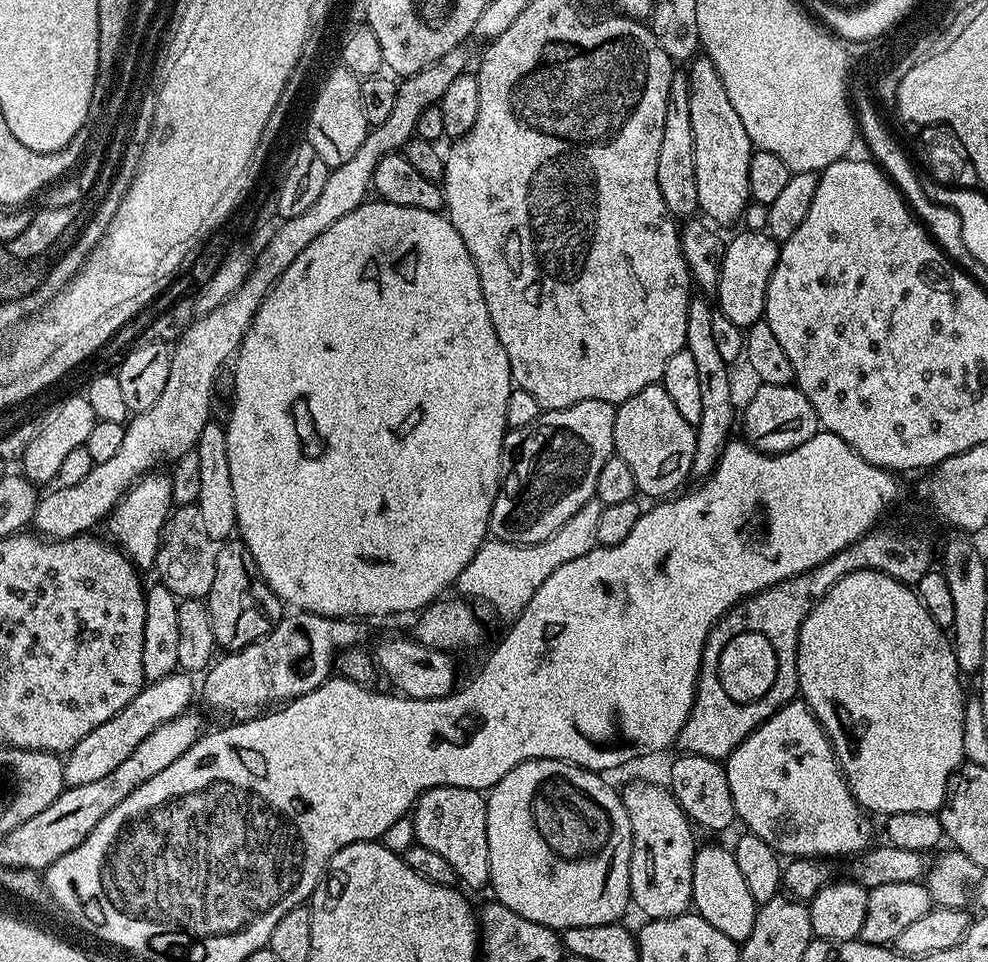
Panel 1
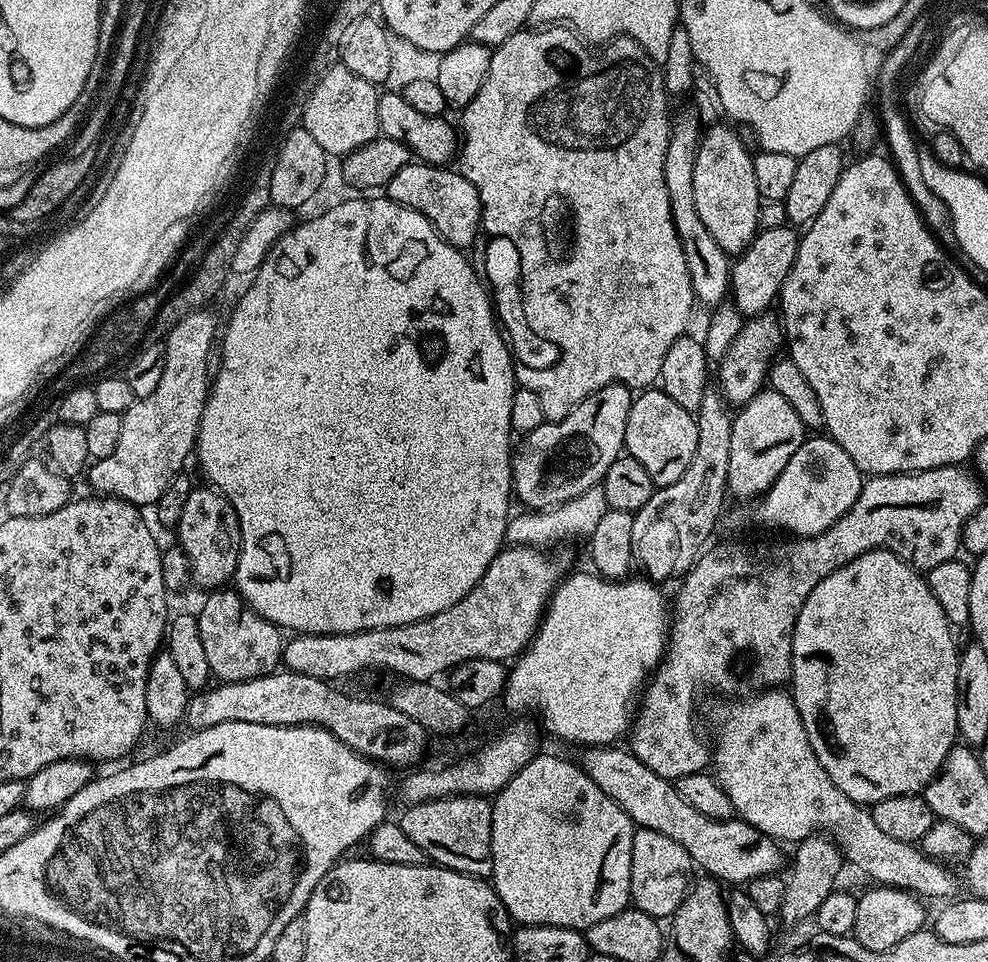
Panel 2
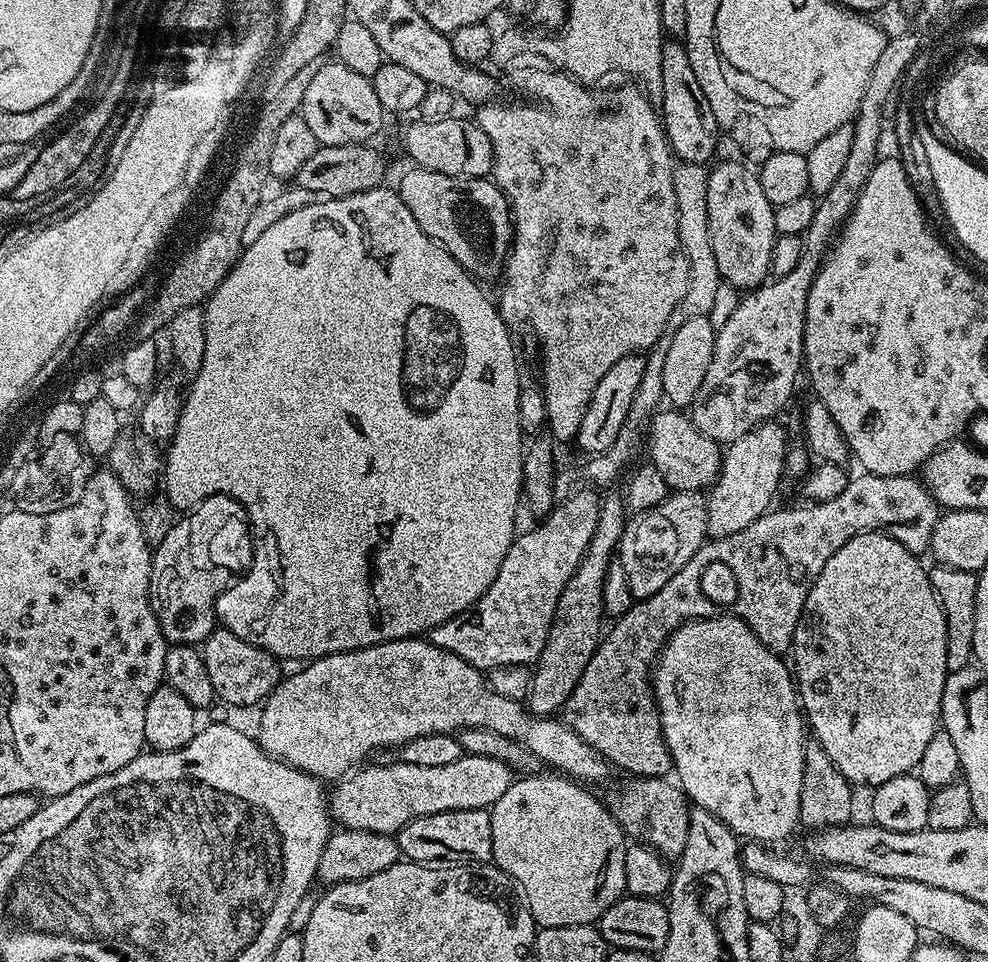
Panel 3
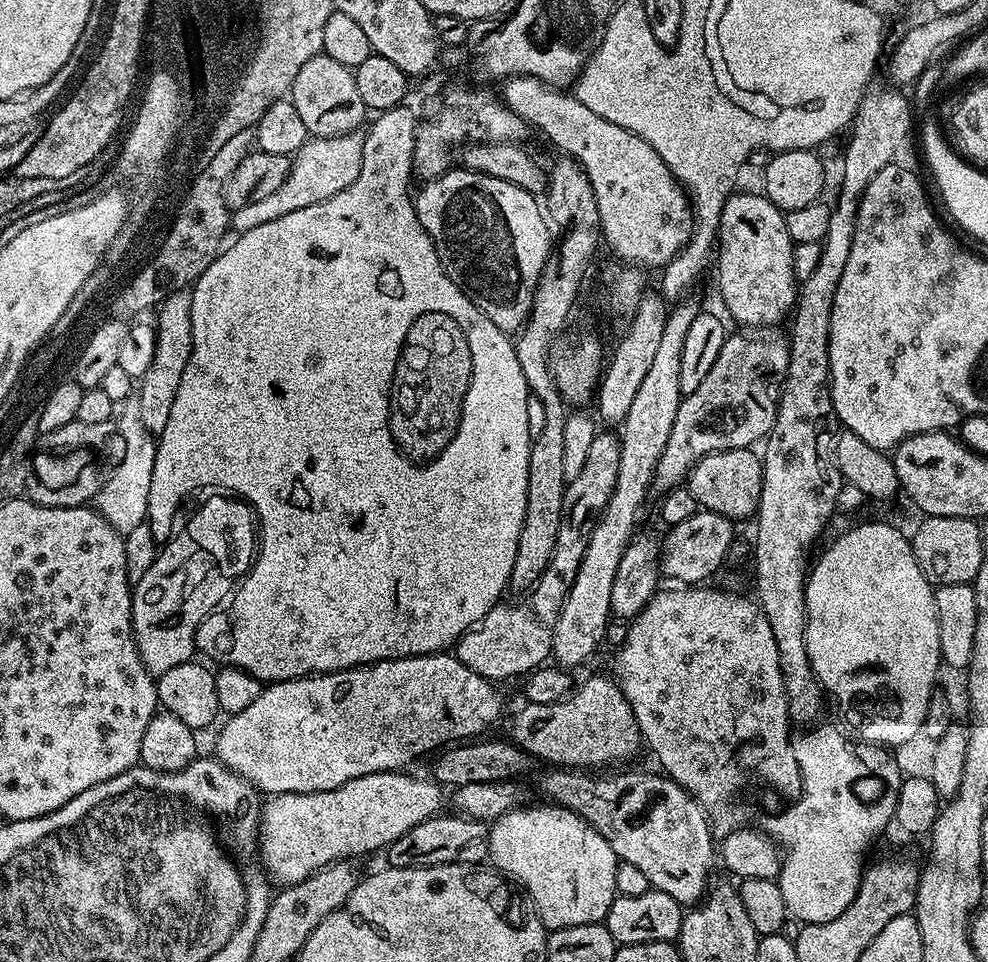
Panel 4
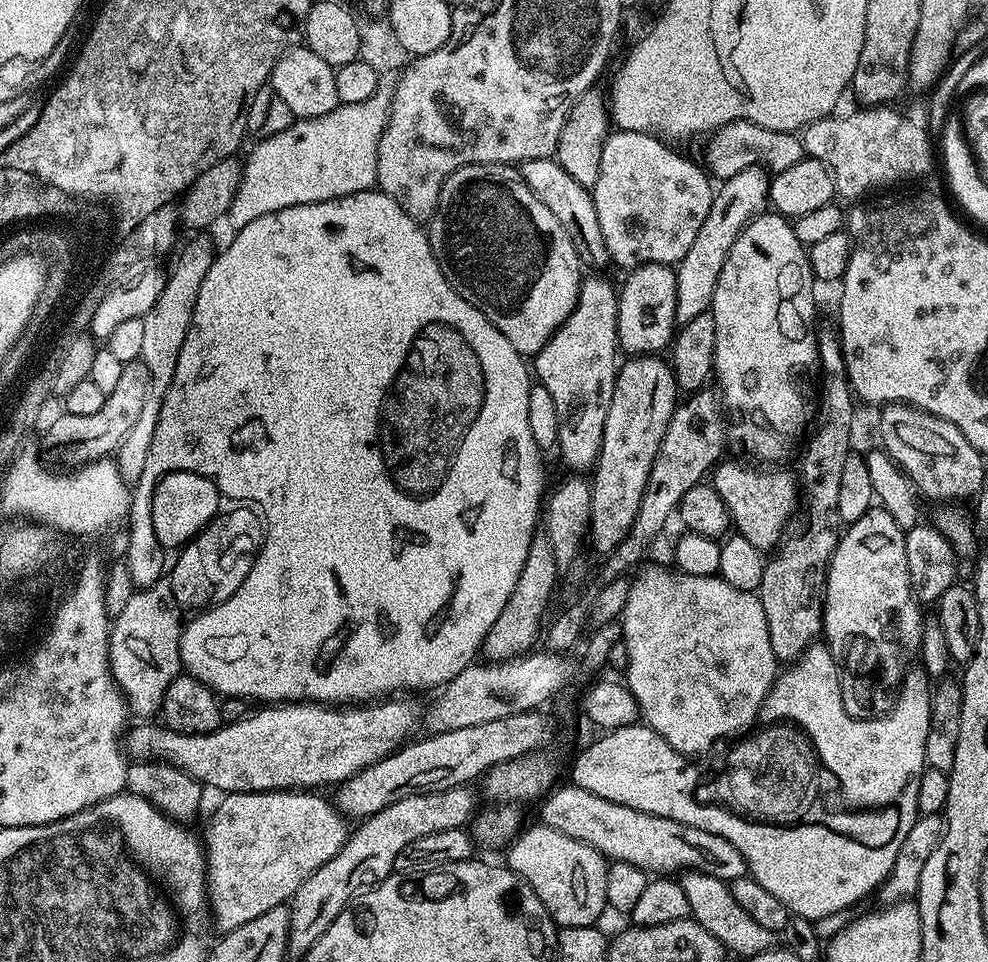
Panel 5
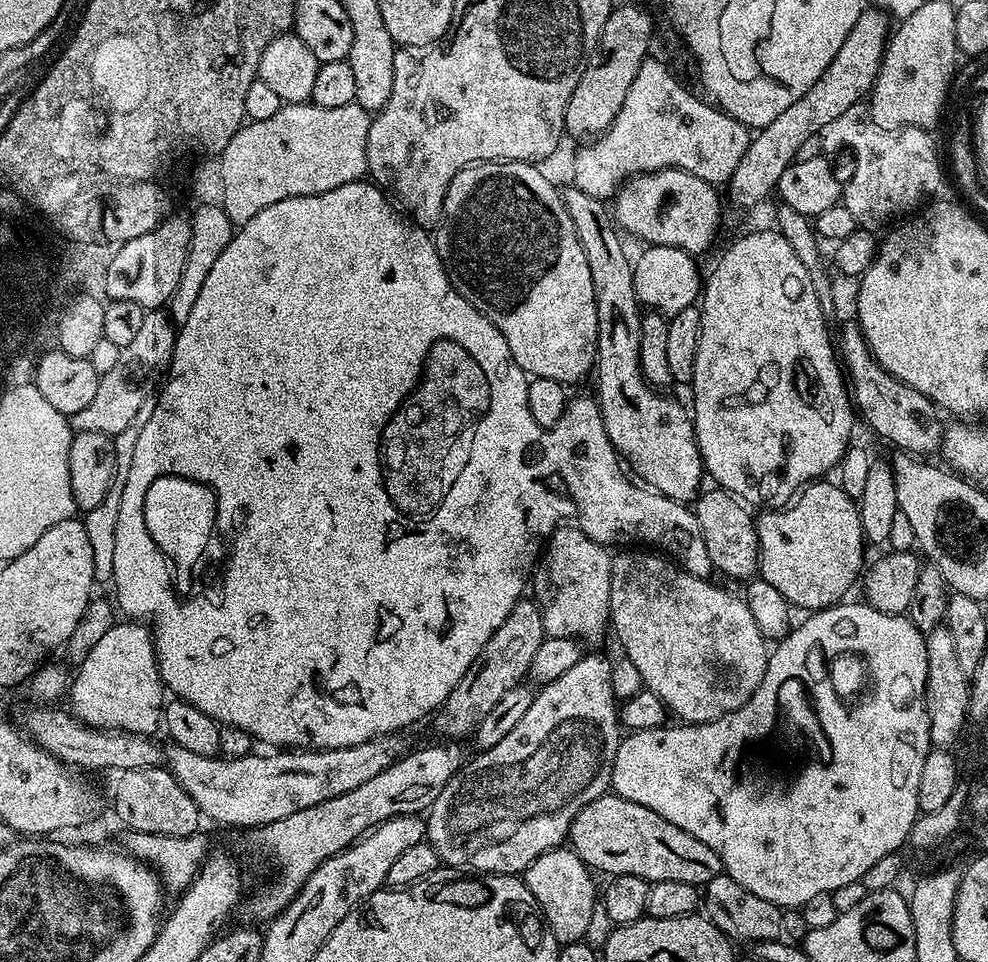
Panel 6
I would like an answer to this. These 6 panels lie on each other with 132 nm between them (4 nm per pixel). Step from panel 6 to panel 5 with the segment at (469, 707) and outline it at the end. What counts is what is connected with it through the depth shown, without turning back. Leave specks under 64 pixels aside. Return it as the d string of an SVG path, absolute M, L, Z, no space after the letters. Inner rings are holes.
M533 536L530 550L526 554L526 566L522 566L522 574L518 574L518 586L514 586L514 594L510 594L502 614L498 614L494 626L490 626L490 634L486 634L484 639L482 652L489 661L499 662L527 656L537 647L536 639L541 639L546 624L544 615L548 612L548 603L552 600L559 572L562 572L562 568L556 563L556 555L547 536Z

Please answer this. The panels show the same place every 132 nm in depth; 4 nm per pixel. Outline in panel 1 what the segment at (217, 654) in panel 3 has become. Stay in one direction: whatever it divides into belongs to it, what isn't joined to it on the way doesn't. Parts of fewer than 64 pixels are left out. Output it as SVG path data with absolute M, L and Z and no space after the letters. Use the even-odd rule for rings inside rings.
M229 538L216 548L214 582L206 597L210 626L214 630L216 647L220 650L235 650L253 644L267 634L270 622L285 615L285 605L270 590L265 580L260 579L254 558L244 541Z

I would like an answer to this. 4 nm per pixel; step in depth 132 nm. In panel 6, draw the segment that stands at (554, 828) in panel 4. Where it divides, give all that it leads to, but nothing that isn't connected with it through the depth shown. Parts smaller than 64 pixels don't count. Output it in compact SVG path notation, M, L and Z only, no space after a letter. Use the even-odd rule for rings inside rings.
M571 847L549 848L522 873L522 879L530 894L534 894L540 907L540 915L548 923L548 929L560 945L584 940L586 930L590 930L590 918L594 918L594 910L598 907L598 884L596 888L595 882L592 881L592 869L586 867L582 858L578 858L578 854L572 851Z

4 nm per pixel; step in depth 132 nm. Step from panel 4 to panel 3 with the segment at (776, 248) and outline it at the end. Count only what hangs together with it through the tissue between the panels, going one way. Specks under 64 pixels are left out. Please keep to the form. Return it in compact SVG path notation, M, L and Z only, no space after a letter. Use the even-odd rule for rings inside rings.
M724 160L708 173L706 201L710 242L713 243L721 281L732 284L737 290L751 290L769 279L778 233L774 226L774 206L766 194L762 194L759 175L747 163L736 160Z

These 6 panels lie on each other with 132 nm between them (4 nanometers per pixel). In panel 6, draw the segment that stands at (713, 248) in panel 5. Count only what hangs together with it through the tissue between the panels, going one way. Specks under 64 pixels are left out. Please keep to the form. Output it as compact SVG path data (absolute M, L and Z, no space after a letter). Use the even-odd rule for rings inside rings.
M865 7L860 13L858 22L846 34L842 50L834 54L834 62L826 66L822 78L802 94L798 102L786 106L765 128L759 129L749 139L744 157L738 162L732 179L726 185L728 196L740 208L752 208L760 204L768 195L773 195L776 183L802 150L802 142L820 134L824 127L830 126L836 118L841 117L850 106L861 103L871 93L876 76L880 73L880 64L884 60L884 49L890 39L889 17L878 8Z

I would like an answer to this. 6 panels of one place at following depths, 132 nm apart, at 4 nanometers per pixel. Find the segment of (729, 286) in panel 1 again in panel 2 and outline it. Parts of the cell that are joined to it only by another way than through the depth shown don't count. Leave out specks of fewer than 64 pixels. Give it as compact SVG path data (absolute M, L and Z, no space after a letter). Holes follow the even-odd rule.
M788 224L760 228L747 250L735 257L731 265L730 300L744 318L767 313L777 303L782 286L794 266L800 238L801 233Z

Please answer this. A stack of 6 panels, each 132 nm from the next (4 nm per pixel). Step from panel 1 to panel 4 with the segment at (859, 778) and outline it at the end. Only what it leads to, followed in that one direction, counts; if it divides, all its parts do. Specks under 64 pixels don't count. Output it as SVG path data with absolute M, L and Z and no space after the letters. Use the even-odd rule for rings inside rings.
M860 524L842 533L807 573L804 585L806 654L810 654L816 679L841 721L848 712L858 708L852 700L842 700L842 696L864 690L864 732L859 736L863 743L908 744L921 735L926 706L937 691L936 675L942 669L935 597L934 585L924 577L914 558L911 539L892 524Z

